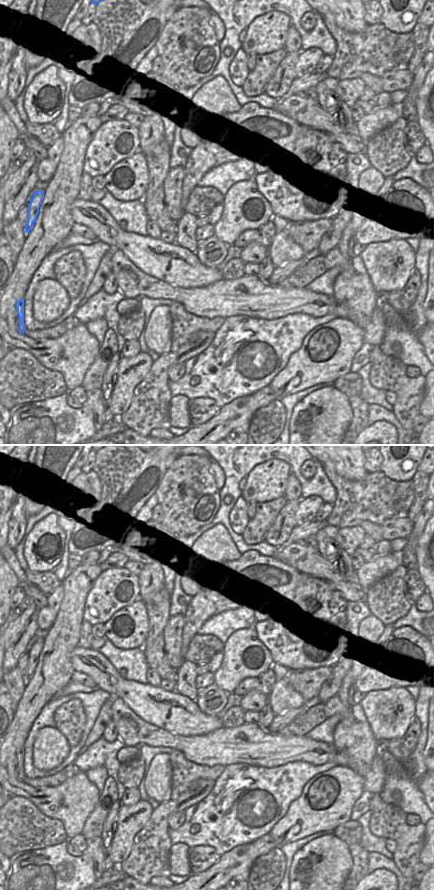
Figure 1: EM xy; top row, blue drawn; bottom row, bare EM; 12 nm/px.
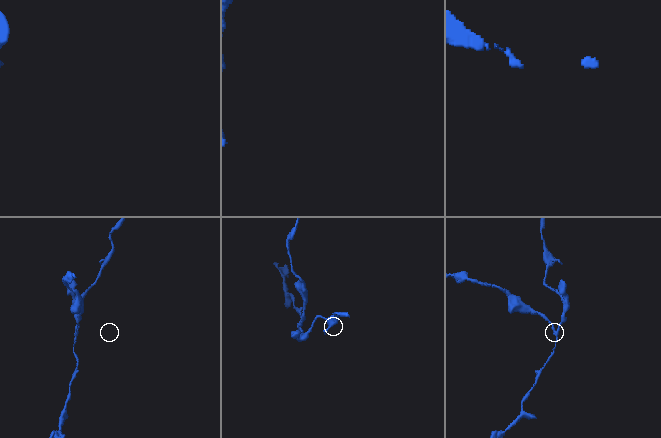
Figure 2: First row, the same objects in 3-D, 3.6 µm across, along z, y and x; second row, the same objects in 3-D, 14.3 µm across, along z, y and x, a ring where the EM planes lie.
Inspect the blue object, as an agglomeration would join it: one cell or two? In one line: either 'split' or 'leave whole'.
split

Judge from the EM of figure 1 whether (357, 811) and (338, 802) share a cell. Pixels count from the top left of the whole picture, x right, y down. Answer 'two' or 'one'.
two

